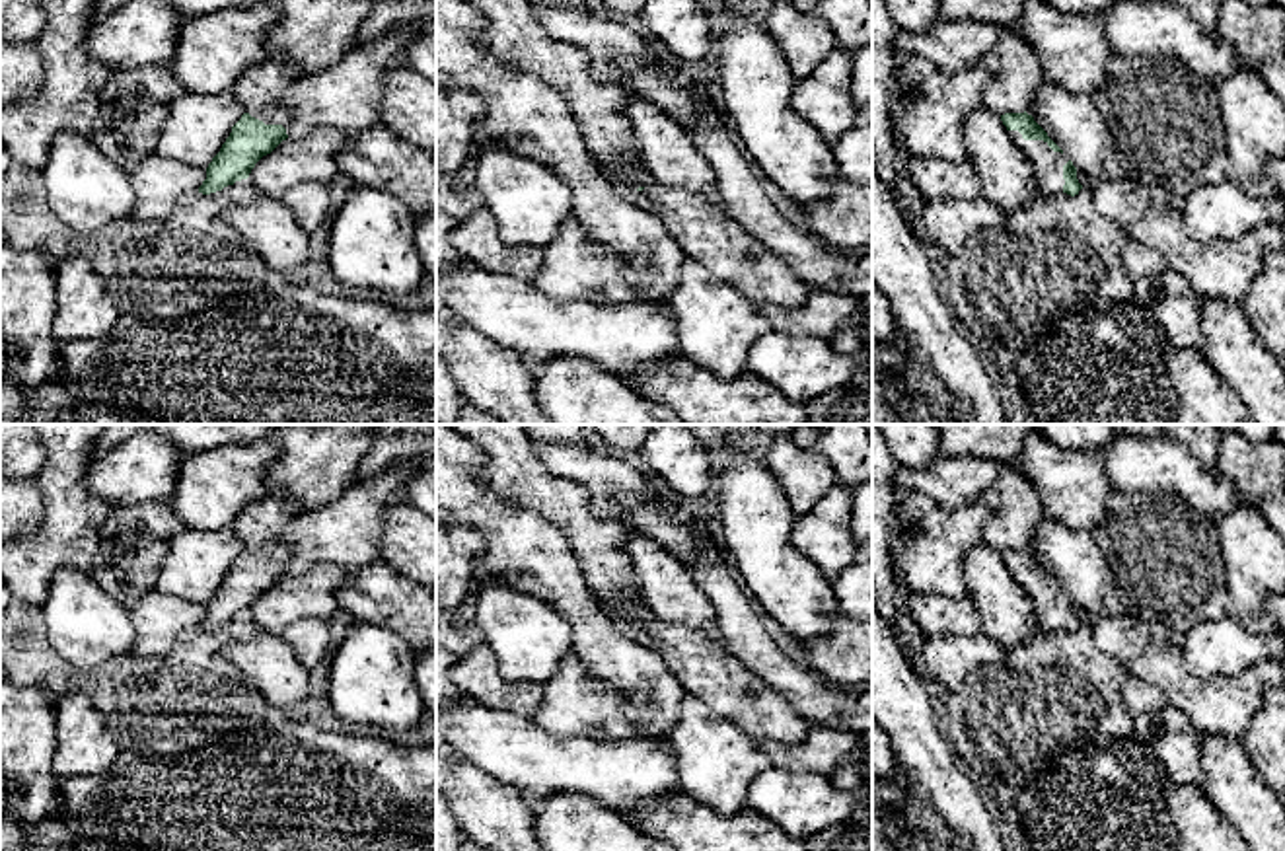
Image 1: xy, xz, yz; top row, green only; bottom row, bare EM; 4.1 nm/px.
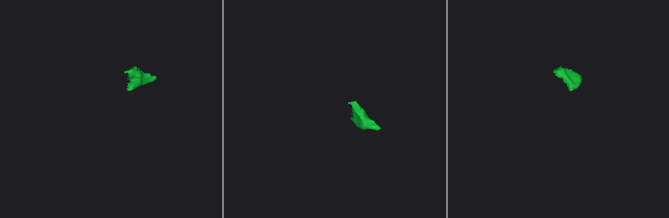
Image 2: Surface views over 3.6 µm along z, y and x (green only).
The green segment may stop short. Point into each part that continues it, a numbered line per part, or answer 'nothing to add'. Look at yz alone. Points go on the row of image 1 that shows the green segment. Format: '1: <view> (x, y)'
1: yz (1048, 166)

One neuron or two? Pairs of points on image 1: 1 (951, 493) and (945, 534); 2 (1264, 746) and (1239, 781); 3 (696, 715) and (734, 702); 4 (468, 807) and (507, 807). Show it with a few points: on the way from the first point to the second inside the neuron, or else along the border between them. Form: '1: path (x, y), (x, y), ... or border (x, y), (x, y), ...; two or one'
1: border (906, 489), (927, 493), (947, 507), (974, 501); two
2: border (1239, 742), (1264, 783); two
3: border (688, 692), (734, 721), (750, 737); two
4: path (477, 807), (497, 807); one

